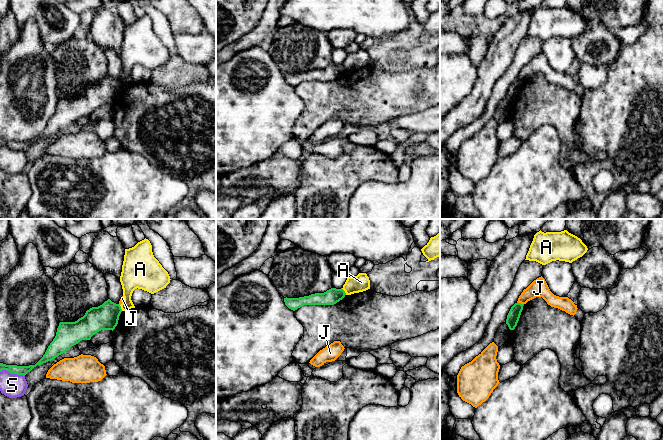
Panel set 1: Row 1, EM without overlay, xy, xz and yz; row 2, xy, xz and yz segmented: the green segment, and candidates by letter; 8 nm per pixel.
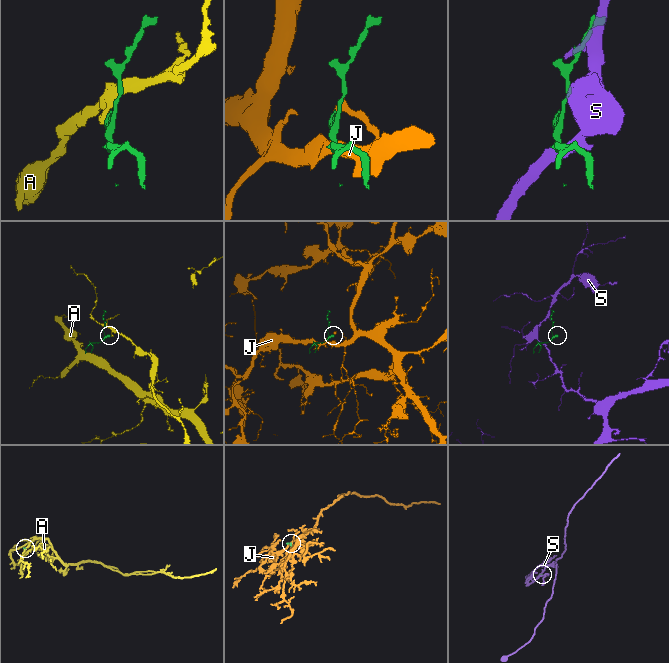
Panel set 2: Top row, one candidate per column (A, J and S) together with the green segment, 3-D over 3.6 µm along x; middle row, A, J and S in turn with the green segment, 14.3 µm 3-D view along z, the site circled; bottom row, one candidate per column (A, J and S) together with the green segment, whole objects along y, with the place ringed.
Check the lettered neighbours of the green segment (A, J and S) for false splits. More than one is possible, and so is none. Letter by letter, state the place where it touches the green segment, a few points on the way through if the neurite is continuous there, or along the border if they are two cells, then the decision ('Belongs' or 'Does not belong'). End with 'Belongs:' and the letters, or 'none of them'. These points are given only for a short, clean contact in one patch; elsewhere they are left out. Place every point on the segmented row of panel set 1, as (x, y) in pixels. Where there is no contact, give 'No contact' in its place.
A: Touches green at xz (344, 291). Boundary: xz (341, 288), (346, 294). Does not belong
J: Touches green at yz (520, 303). Does not belong
S: Touches green at xy (12, 372). Does not belong
Belongs: none of them

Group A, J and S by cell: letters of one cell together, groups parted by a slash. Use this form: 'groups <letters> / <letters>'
groups A / J / S

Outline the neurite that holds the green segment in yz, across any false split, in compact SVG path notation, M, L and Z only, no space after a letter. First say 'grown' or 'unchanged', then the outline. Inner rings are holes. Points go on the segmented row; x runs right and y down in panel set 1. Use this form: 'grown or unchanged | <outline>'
unchanged | M517 302L511 307L506 319L506 324L510 330L514 330L517 326L521 312L523 310L523 306L524 304Z

